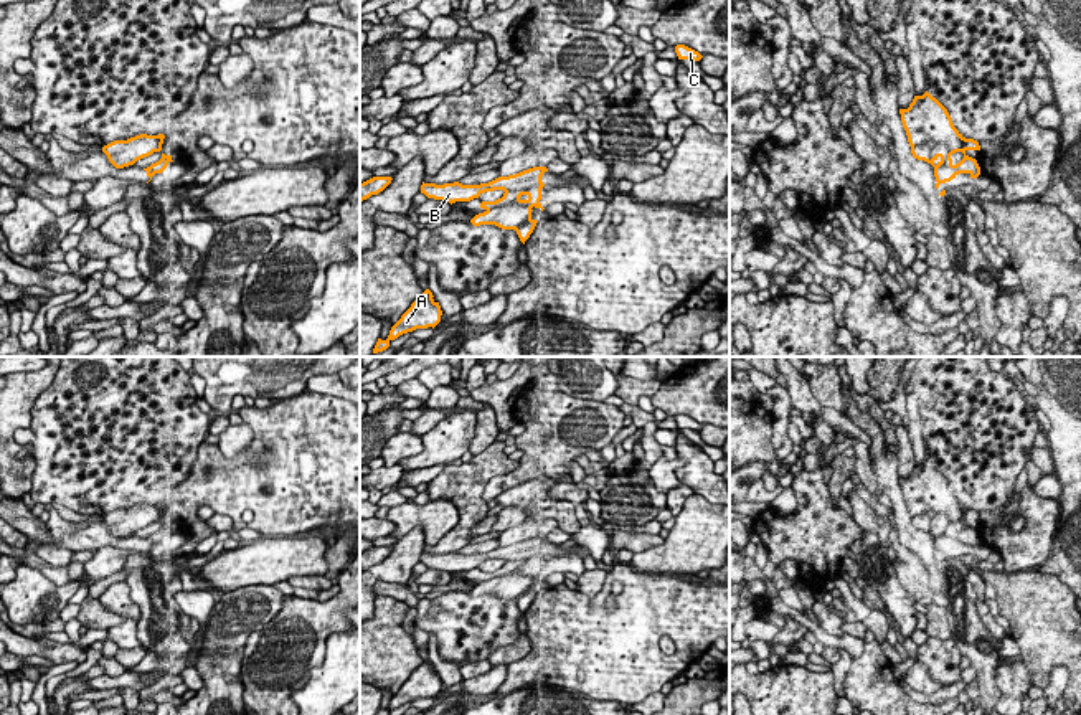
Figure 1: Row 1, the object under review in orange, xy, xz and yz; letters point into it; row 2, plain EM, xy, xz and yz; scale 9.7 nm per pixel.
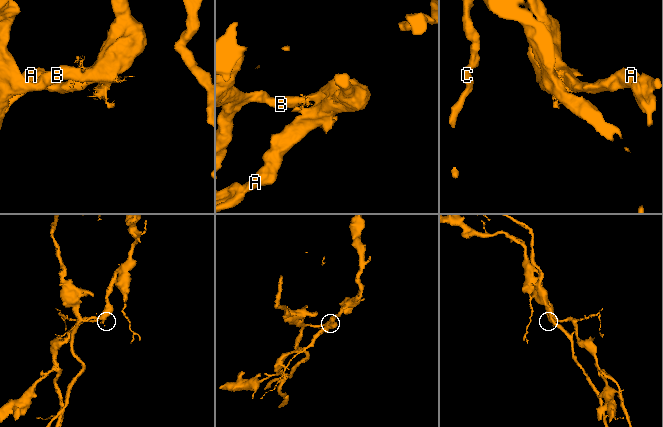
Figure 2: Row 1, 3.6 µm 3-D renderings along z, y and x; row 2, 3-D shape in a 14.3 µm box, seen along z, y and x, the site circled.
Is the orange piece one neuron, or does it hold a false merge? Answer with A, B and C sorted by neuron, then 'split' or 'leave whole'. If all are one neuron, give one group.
A C / B; split

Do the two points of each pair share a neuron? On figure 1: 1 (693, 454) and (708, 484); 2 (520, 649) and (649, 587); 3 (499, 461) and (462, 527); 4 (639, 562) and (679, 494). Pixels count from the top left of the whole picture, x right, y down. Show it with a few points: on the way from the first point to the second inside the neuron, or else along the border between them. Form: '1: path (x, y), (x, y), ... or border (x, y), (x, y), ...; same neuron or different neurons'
1: path (695, 461), (702, 478); same neuron
2: border (527, 634), (530, 649), (507, 666); different neurons
3: path (482, 474), (469, 487), (469, 511); same neuron
4: border (692, 492), (675, 517); different neurons

